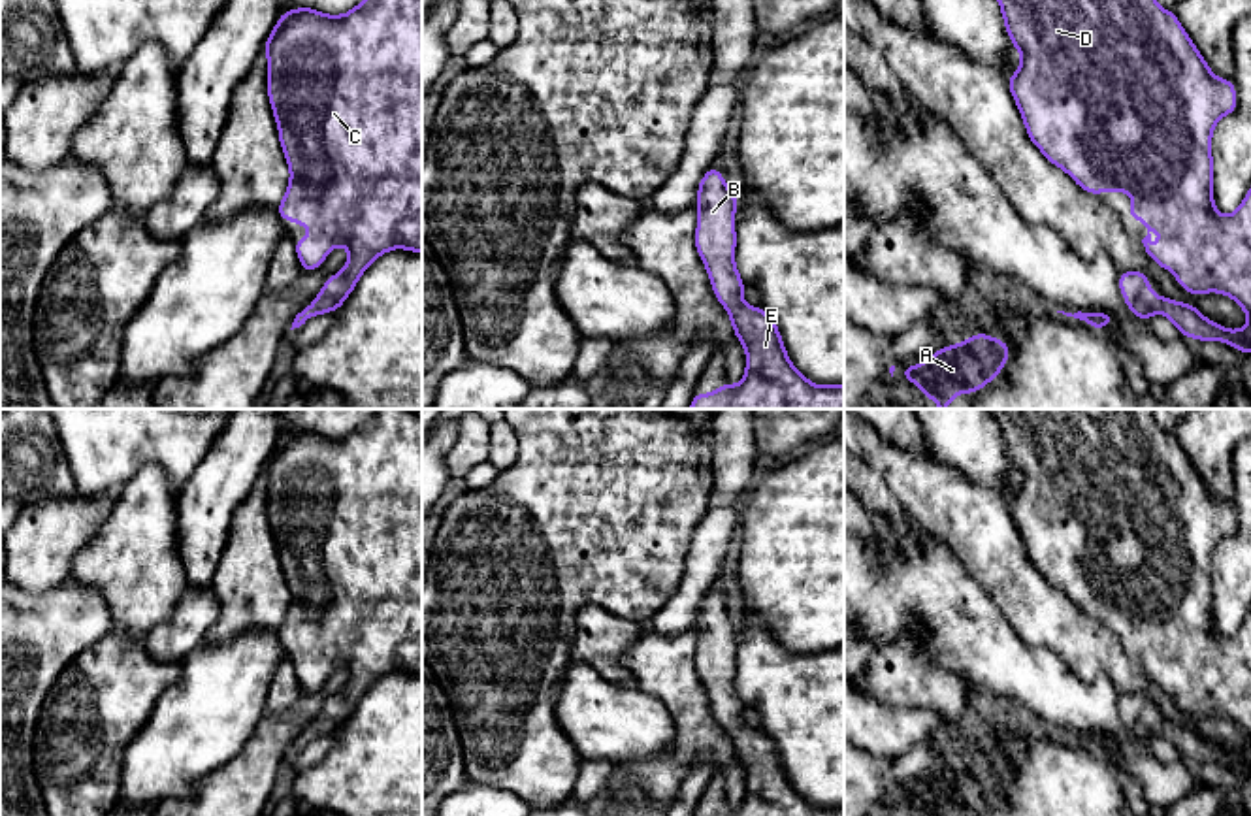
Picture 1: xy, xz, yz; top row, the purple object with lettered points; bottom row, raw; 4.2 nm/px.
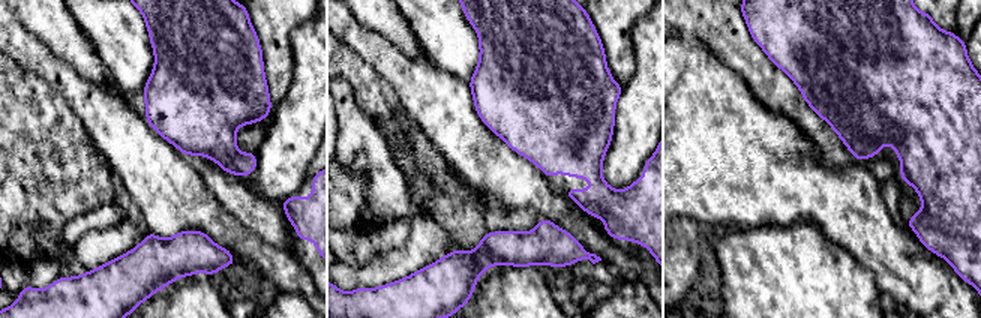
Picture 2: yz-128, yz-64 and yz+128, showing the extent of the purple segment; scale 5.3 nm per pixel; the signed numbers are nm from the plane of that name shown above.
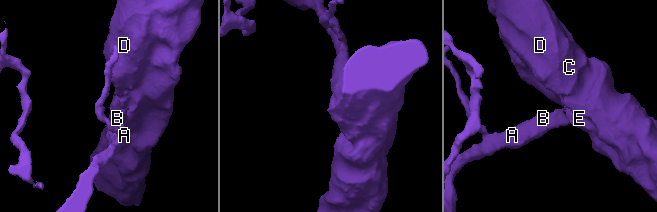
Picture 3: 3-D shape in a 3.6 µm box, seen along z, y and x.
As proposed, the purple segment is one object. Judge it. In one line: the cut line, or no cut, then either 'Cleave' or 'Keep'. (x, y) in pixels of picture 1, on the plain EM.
No split. Keep

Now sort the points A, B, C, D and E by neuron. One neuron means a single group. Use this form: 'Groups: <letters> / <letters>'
Groups: A B C D E

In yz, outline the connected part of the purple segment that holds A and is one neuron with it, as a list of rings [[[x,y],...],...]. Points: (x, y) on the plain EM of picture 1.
[[[974,756],[953,769],[942,769],[923,786],[902,788],[902,801],[918,807],[923,816],[970,816],[989,807],[1008,778],[1006,763]]]

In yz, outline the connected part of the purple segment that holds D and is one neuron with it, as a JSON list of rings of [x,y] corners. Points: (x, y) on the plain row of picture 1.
[[[987,409],[1000,426],[1004,439],[1004,449],[1008,452],[1010,464],[1021,475],[1021,488],[1012,496],[1006,505],[1017,530],[1021,541],[1027,548],[1029,562],[1042,573],[1042,577],[1053,586],[1064,592],[1078,609],[1087,612],[1091,618],[1097,614],[1132,614],[1132,626],[1129,629],[1130,641],[1140,641],[1147,650],[1147,658],[1142,661],[1145,675],[1151,682],[1164,692],[1170,692],[1176,703],[1193,718],[1204,714],[1219,714],[1230,718],[1249,739],[1249,744],[1242,752],[1227,752],[1221,746],[1206,741],[1194,727],[1179,726],[1170,720],[1155,718],[1147,709],[1149,697],[1144,694],[1121,694],[1119,712],[1125,718],[1127,729],[1134,739],[1147,743],[1155,735],[1162,735],[1176,748],[1179,758],[1189,758],[1198,763],[1225,763],[1236,769],[1243,776],[1251,776],[1251,611],[1247,612],[1240,629],[1223,639],[1217,635],[1213,626],[1213,580],[1211,580],[1211,554],[1219,541],[1234,535],[1238,530],[1236,513],[1232,501],[1219,501],[1211,496],[1208,484],[1202,481],[1200,473],[1193,462],[1185,456],[1181,445],[1174,433],[1162,432],[1153,416],[1151,409]]]

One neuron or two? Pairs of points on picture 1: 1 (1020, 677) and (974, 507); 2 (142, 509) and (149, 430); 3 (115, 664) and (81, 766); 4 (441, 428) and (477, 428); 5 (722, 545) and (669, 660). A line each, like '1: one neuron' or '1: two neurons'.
1: two neurons
2: two neurons
3: one neuron
4: two neurons
5: two neurons

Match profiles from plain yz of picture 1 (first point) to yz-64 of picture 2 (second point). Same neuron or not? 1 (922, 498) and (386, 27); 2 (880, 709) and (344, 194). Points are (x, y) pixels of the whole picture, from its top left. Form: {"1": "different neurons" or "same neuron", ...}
{"1": "different neurons", "2": "different neurons"}

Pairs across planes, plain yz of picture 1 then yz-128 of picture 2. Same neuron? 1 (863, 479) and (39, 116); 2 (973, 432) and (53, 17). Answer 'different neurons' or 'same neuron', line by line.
1: same neuron
2: different neurons

